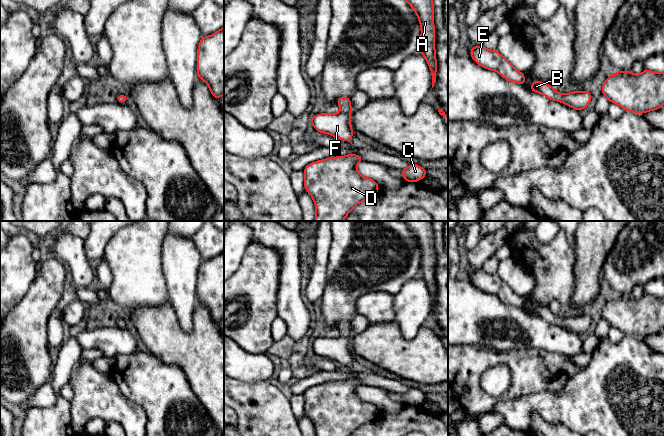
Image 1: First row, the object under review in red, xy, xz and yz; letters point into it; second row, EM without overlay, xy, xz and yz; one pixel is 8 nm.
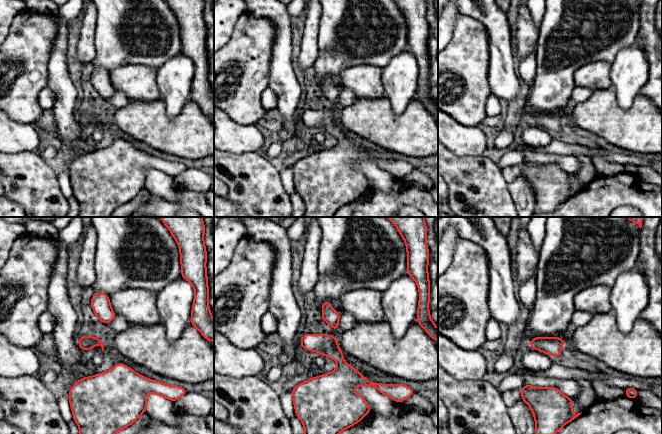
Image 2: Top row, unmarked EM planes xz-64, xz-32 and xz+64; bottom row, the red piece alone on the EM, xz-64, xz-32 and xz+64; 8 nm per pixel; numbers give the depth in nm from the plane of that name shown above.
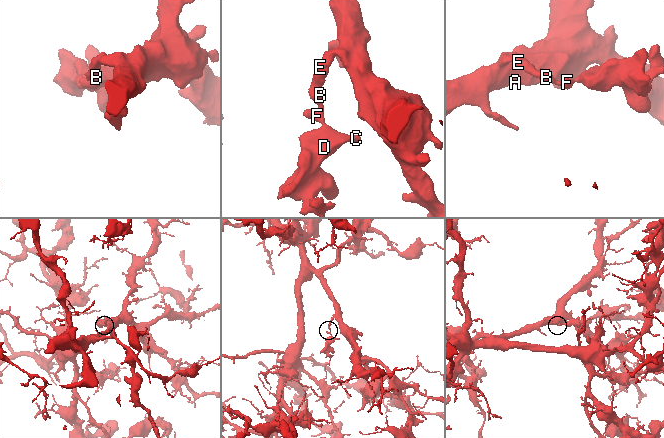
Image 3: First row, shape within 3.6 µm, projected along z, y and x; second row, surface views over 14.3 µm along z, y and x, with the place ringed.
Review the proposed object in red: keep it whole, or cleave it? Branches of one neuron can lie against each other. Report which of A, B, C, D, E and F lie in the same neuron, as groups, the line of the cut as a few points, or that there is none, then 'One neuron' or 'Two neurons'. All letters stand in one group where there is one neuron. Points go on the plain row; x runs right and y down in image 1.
Groups: A B C D E F. No split. One neuron

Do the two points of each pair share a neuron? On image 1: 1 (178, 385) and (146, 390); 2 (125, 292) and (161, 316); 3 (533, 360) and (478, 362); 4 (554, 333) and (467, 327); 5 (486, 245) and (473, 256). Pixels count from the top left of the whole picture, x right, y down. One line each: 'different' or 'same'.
1: same
2: different
3: same
4: same
5: same

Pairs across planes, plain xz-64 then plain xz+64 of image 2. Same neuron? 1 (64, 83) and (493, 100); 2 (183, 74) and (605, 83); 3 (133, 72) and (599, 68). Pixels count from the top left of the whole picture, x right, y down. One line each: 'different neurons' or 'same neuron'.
1: different neurons
2: different neurons
3: same neuron

